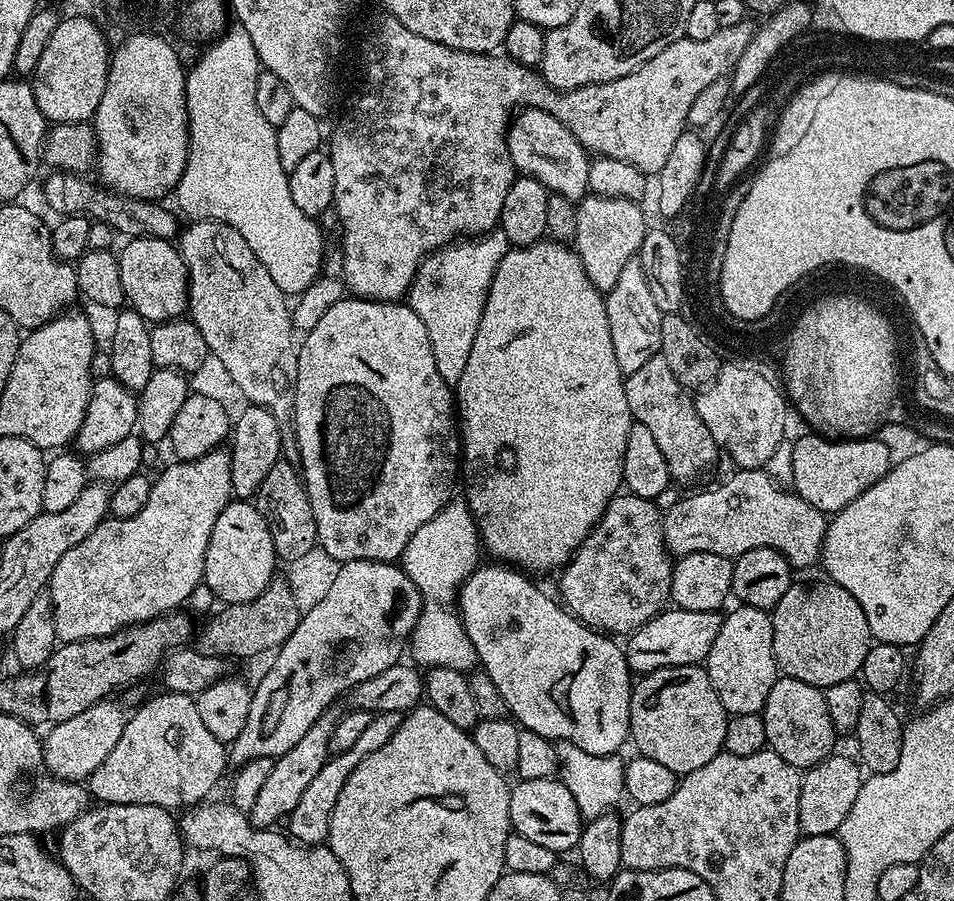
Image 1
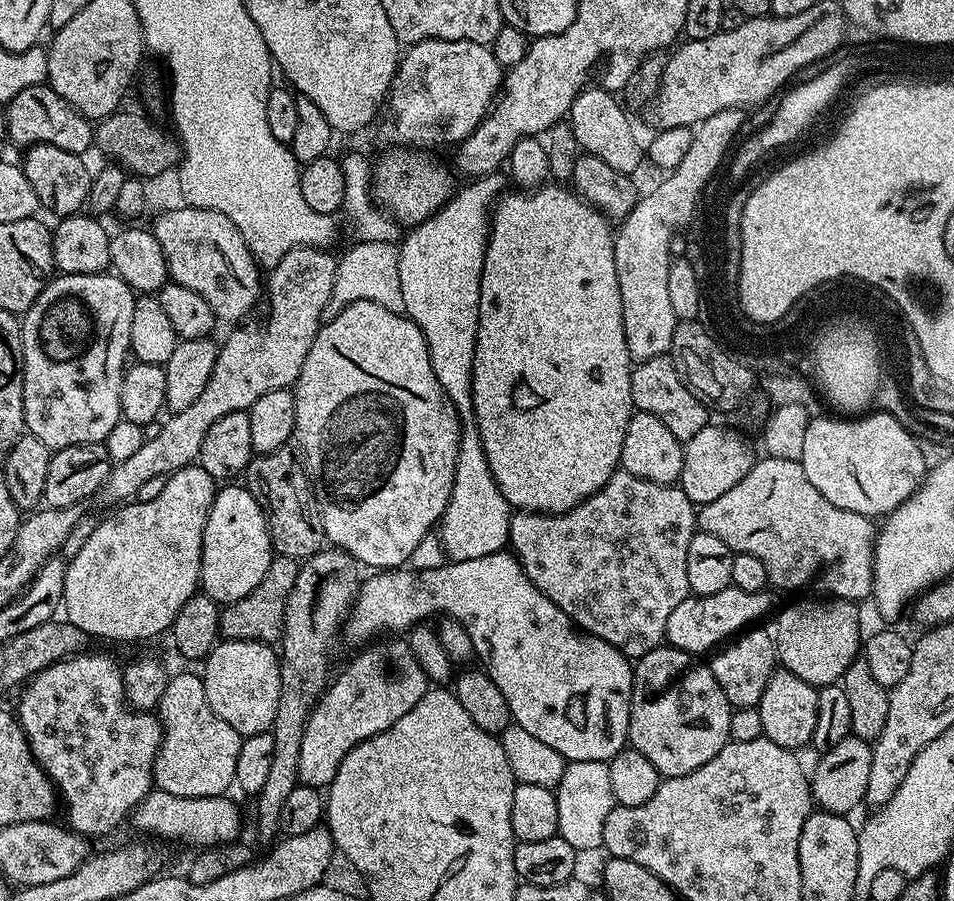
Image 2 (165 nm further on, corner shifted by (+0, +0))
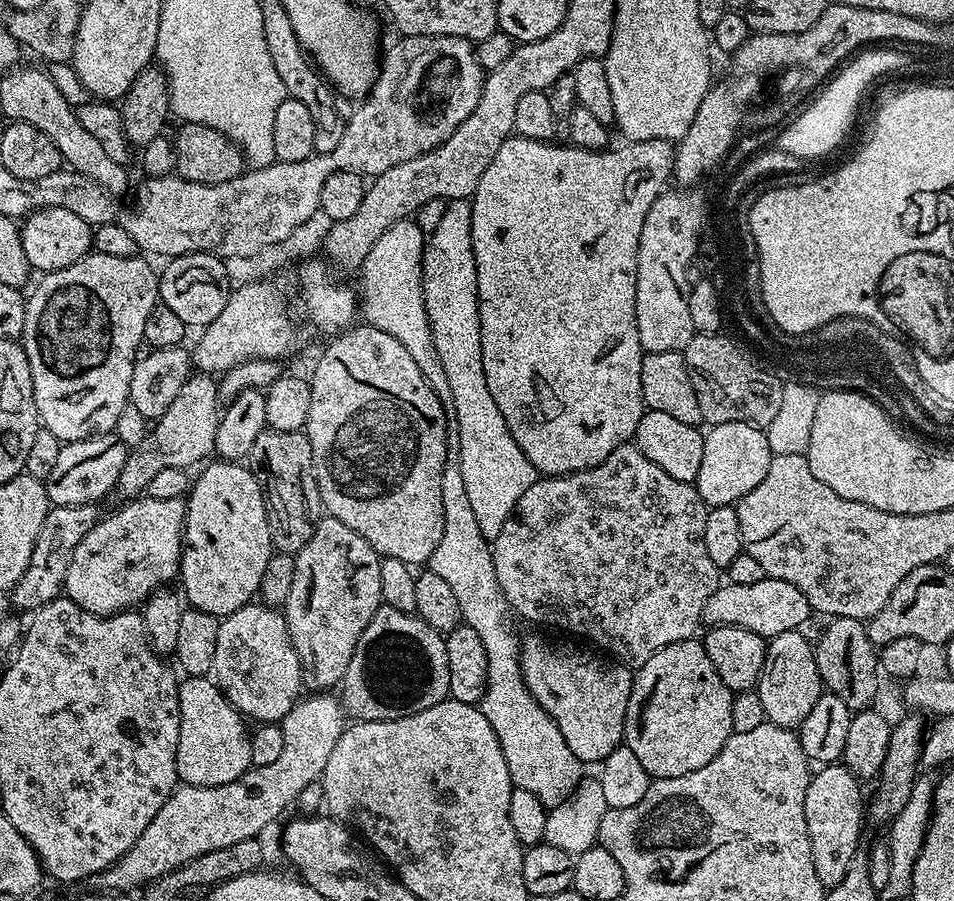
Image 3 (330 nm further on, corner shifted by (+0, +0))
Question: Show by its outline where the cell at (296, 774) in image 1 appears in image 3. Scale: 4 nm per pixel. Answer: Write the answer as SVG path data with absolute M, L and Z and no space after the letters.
M382 606L354 646L338 696L353 721L393 720L449 699L449 686L450 662L446 662L444 636L413 613Z

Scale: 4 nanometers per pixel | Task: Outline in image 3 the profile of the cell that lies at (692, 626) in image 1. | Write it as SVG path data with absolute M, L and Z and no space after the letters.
M765 578L762 582L754 582L754 586L721 583L716 592L710 594L710 602L706 602L703 623L708 626L742 626L746 630L754 630L754 634L771 638L783 632L803 629L808 616L812 615L810 602L806 602L806 594L802 594L798 586L790 586L790 582L785 580Z

